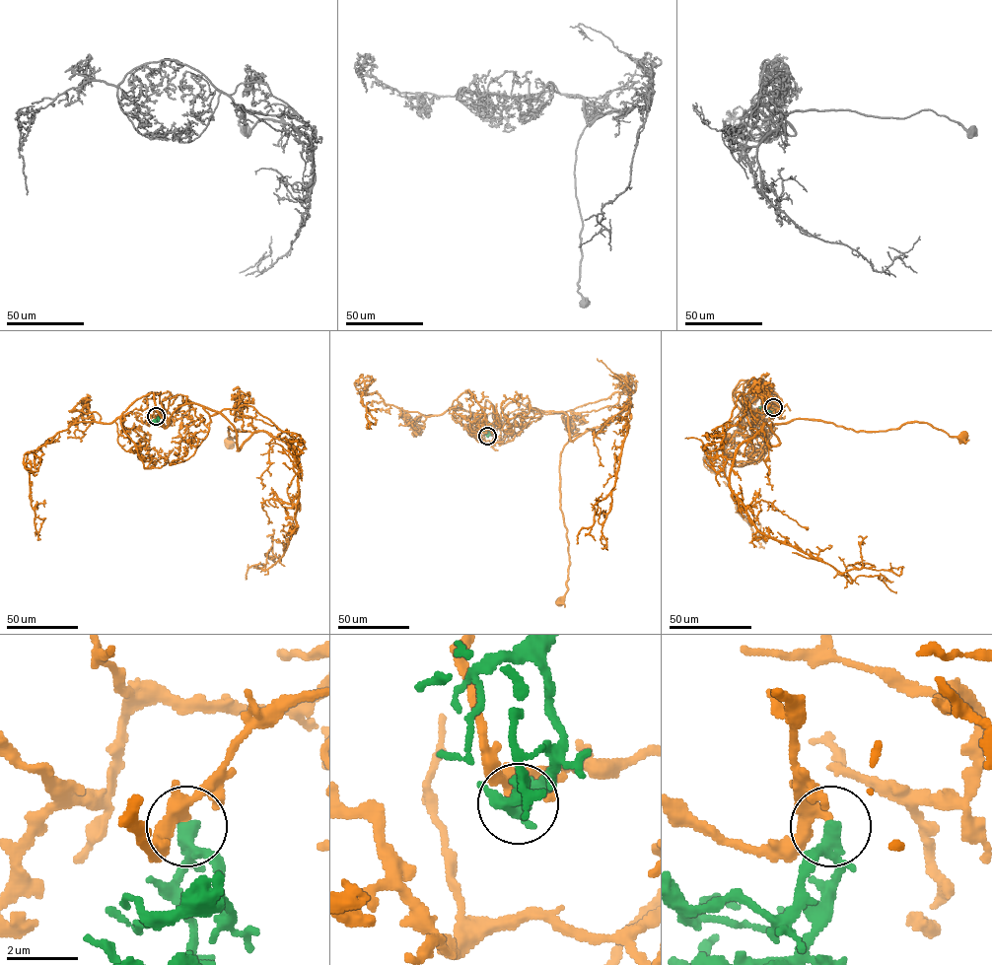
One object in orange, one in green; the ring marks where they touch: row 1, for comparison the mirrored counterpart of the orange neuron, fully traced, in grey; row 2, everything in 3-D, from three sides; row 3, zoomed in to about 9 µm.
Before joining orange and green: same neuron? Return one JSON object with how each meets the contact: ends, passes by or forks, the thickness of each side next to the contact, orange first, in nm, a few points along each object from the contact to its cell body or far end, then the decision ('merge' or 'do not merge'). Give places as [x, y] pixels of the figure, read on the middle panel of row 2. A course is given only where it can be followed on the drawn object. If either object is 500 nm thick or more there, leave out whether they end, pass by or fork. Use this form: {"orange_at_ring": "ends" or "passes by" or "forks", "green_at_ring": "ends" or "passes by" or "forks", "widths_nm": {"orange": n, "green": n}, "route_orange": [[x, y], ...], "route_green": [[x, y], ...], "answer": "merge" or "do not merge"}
{"orange_at_ring": "forks", "green_at_ring": "passes by", "widths_nm": {"orange": 240, "green": 320}, "route_orange": [[487, 436], [492, 413], [515, 402], [563, 411], [571, 441], [583, 434], [560, 453], [560, 601]], "route_green": [[487, 436], [489, 422]], "answer": "do not merge"}

